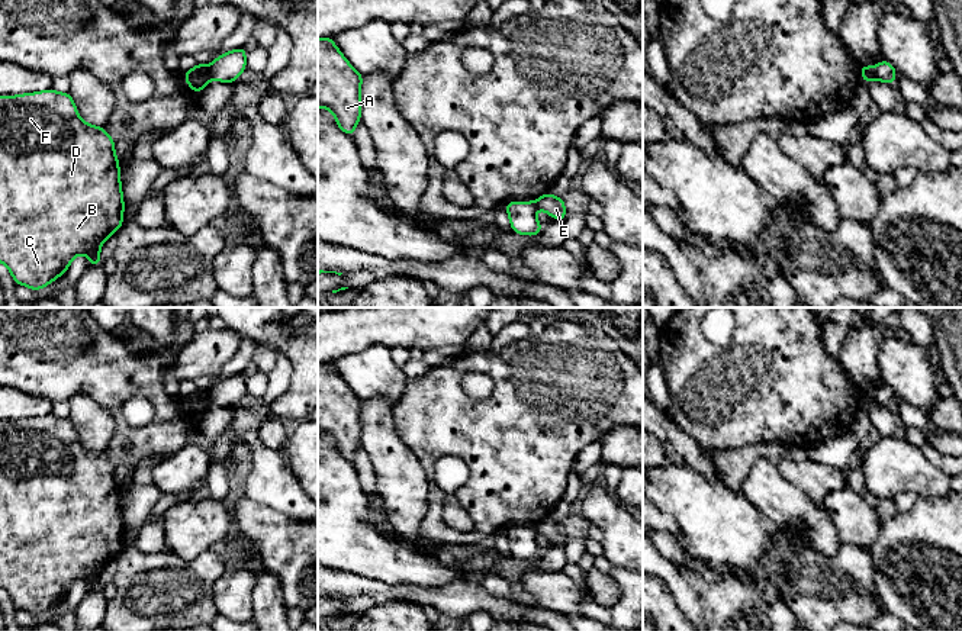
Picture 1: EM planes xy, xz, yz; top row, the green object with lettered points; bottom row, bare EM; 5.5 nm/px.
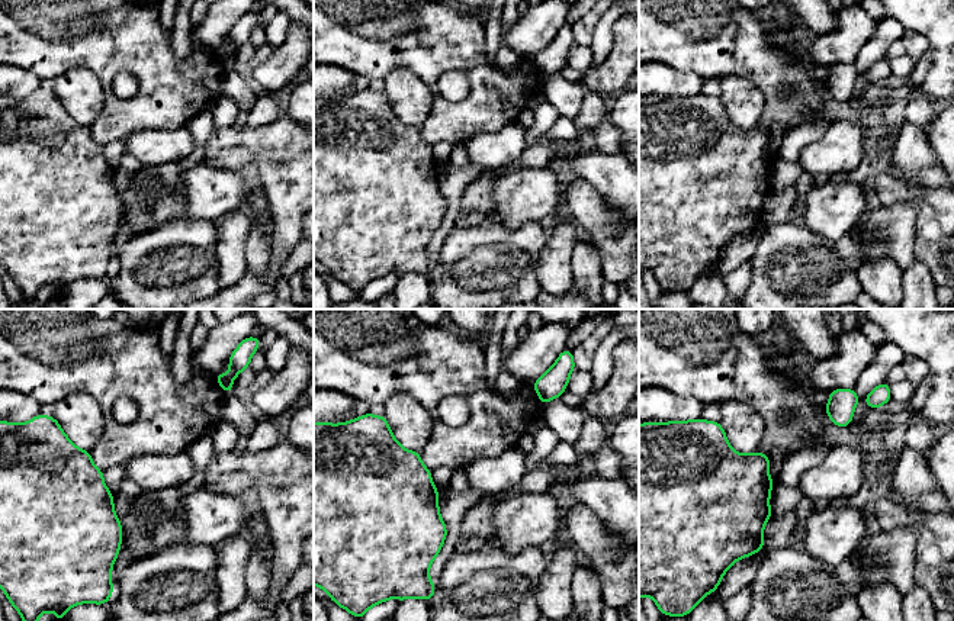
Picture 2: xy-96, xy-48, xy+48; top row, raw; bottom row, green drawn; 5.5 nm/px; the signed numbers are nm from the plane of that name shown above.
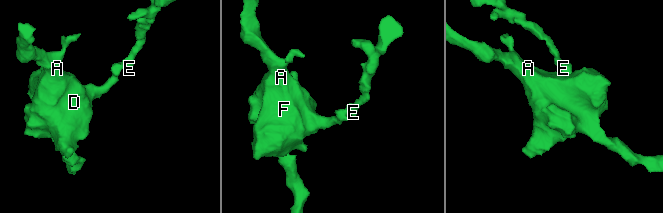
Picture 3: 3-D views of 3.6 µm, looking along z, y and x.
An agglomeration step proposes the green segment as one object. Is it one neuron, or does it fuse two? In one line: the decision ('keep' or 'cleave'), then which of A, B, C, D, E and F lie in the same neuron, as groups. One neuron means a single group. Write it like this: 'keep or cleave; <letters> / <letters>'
cleave; A B C D F / E

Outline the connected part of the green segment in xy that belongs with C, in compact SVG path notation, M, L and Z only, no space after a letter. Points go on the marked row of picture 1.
M52 88L19 96L0 96L0 263L4 263L15 283L32 290L41 290L55 279L65 274L78 254L89 257L90 265L100 265L100 248L123 223L123 194L120 186L120 161L115 155L115 141L102 126L86 123L75 107L70 93L58 93Z

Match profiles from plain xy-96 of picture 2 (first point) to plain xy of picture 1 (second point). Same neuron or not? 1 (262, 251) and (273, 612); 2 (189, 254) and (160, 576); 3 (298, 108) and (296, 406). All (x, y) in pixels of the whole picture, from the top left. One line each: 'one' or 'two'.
1: one
2: one
3: two

